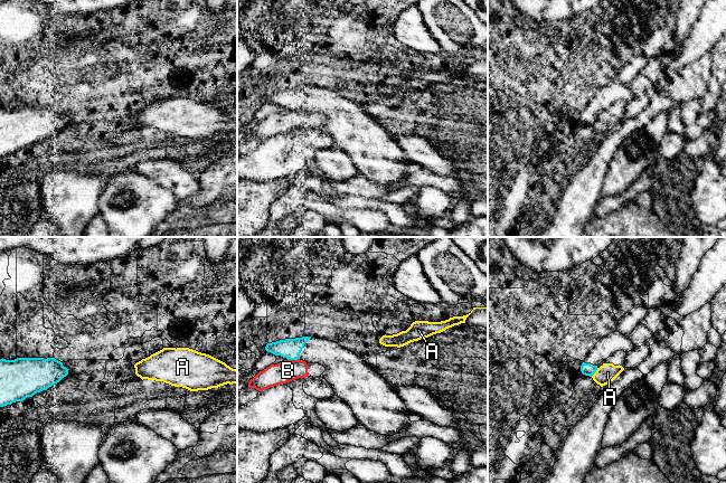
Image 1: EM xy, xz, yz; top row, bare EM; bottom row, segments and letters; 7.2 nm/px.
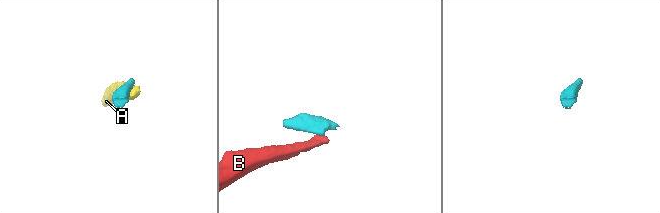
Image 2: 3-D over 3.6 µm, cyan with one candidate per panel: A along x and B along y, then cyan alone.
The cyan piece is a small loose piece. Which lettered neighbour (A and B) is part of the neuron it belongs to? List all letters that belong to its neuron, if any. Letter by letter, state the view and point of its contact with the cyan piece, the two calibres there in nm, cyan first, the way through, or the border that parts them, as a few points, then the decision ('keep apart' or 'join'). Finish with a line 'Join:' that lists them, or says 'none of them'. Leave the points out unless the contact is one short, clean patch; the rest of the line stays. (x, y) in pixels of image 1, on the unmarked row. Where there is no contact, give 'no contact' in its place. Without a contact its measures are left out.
A: meets cyan in yz at (594, 122); 90 nm thick on the cyan side, 140 nm on the other; keep apart
B: meets cyan in xz at (293, 109); 140 nm thick on the cyan side, 160 nm on the other; keep apart
Join: none of them

